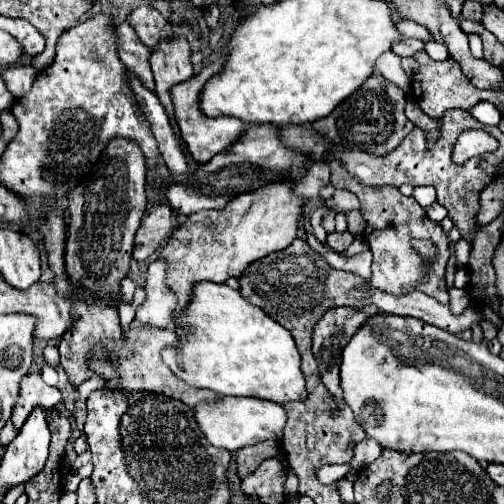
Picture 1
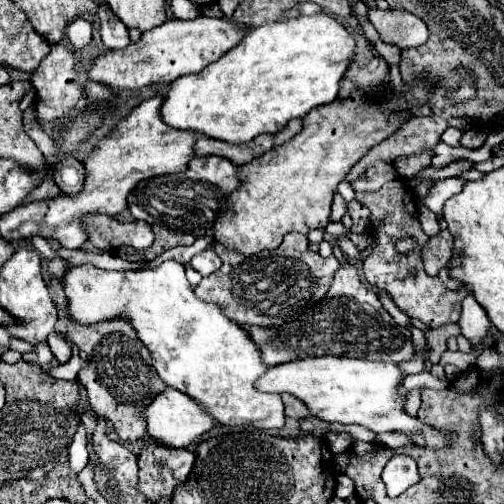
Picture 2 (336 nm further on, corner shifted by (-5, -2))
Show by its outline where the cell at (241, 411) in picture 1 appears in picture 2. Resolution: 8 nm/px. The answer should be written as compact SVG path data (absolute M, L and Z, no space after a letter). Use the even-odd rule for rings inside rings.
M166 388L164 392L160 392L160 396L156 396L152 400L152 404L144 410L144 420L146 420L146 432L148 436L168 448L184 448L190 446L200 434L208 432L212 426L216 426L214 418L210 418L210 414L202 412L202 408L190 400L190 396L174 390L174 388Z

